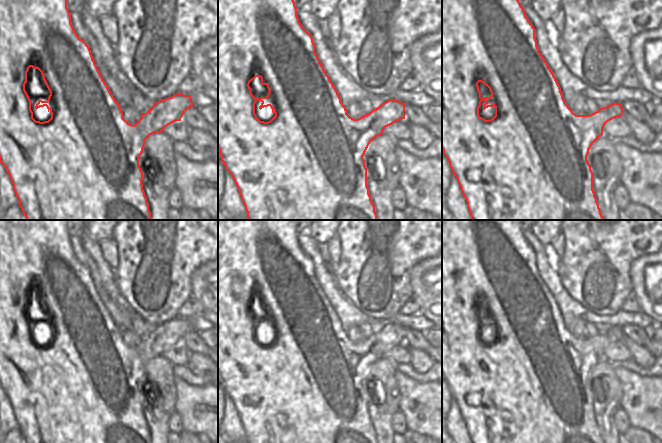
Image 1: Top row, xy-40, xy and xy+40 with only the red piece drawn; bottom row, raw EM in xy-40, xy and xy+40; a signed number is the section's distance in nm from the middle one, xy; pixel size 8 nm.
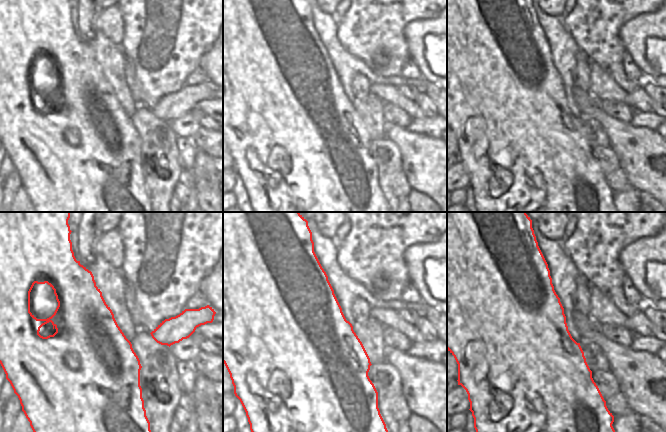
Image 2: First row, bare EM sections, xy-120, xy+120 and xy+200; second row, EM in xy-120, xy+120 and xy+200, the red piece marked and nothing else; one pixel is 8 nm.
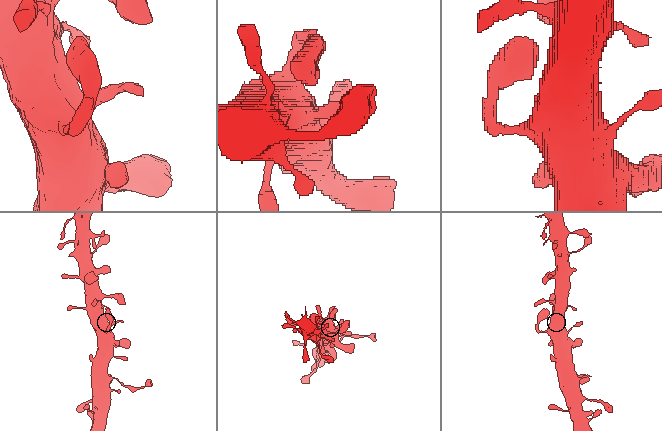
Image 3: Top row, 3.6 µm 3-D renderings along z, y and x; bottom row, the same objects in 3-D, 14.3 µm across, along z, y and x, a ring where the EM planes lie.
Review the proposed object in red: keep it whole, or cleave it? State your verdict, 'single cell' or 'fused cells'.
single cell

